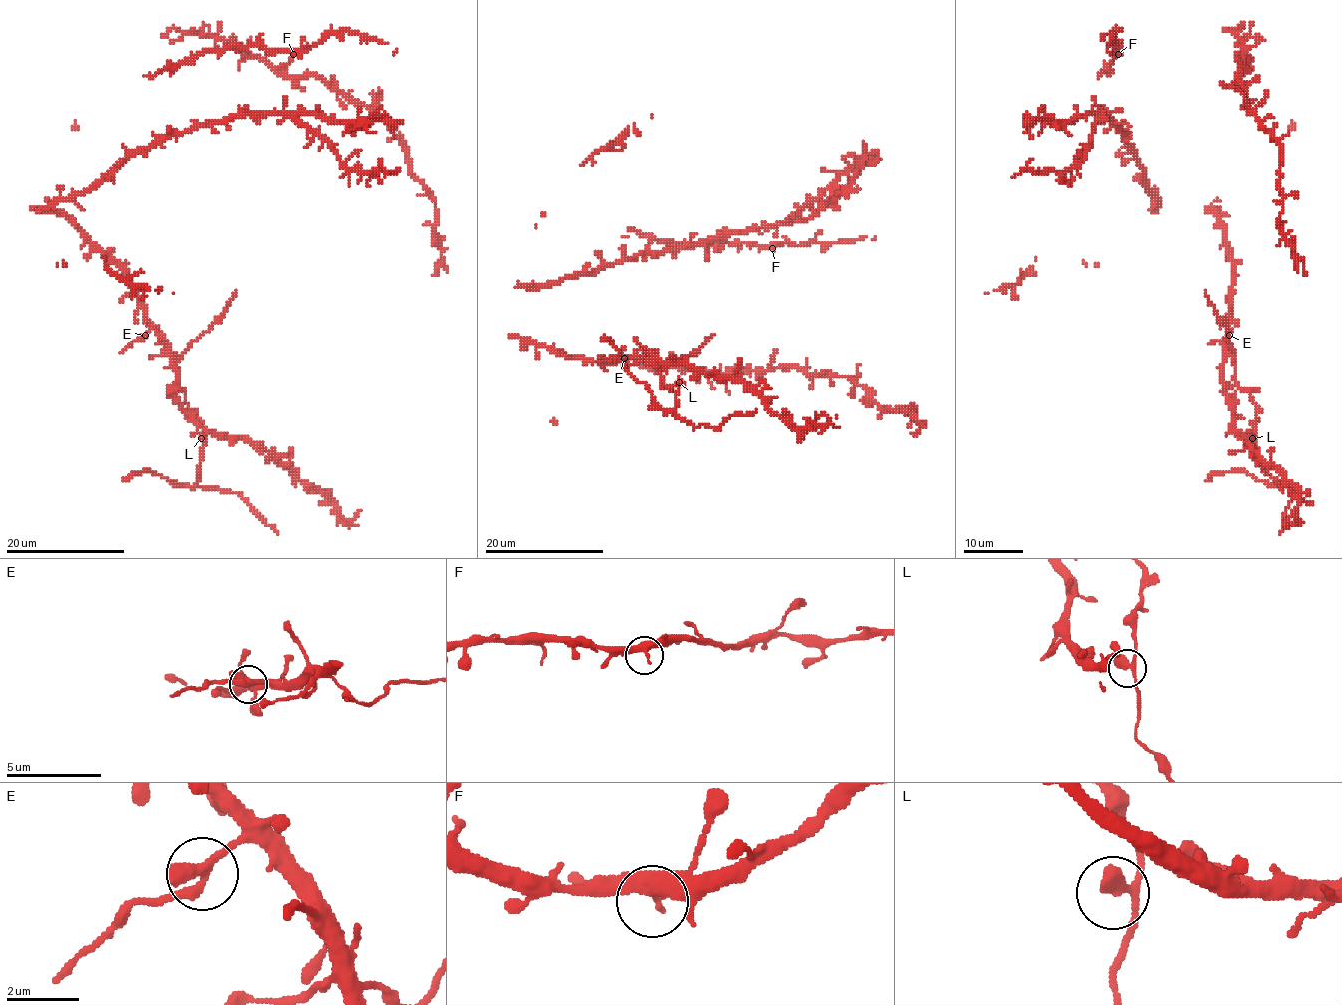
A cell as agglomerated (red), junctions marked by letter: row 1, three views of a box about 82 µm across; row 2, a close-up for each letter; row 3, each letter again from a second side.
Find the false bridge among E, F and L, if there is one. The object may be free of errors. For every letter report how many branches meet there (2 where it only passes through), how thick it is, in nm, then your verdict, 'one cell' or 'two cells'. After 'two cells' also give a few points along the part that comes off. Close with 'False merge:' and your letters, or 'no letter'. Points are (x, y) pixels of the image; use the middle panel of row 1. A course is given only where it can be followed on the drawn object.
E: 2 branches meet; 360 nm thick; two cells; foreign part runs (624, 358), (599, 362)
F: 2 branches meet; 400 nm thick; one cell
L: 2 branches meet; 360 nm thick; one cell
False merge: E

